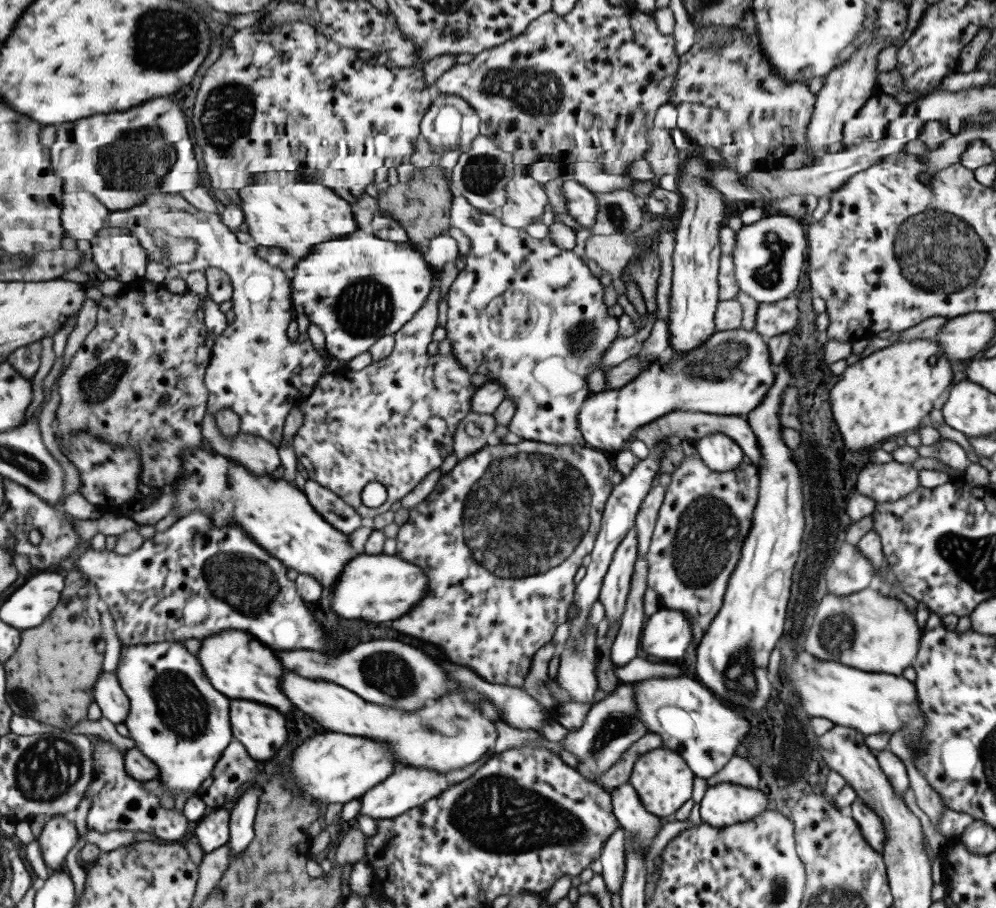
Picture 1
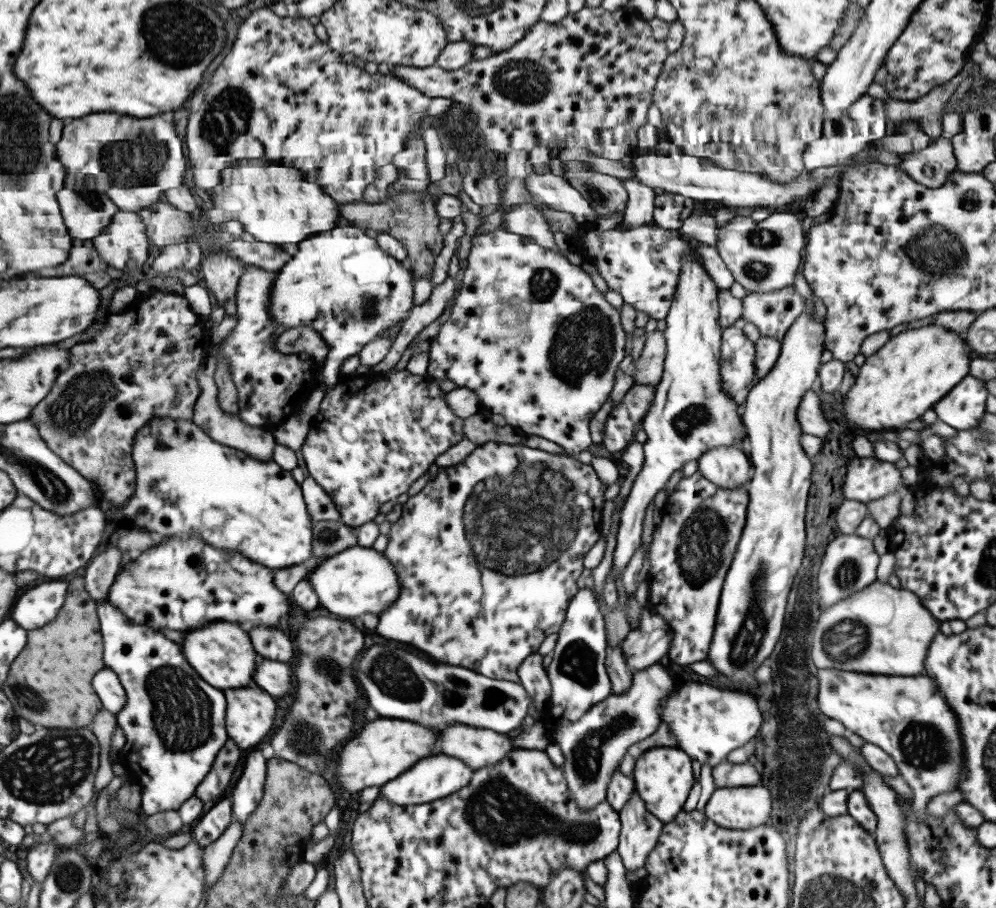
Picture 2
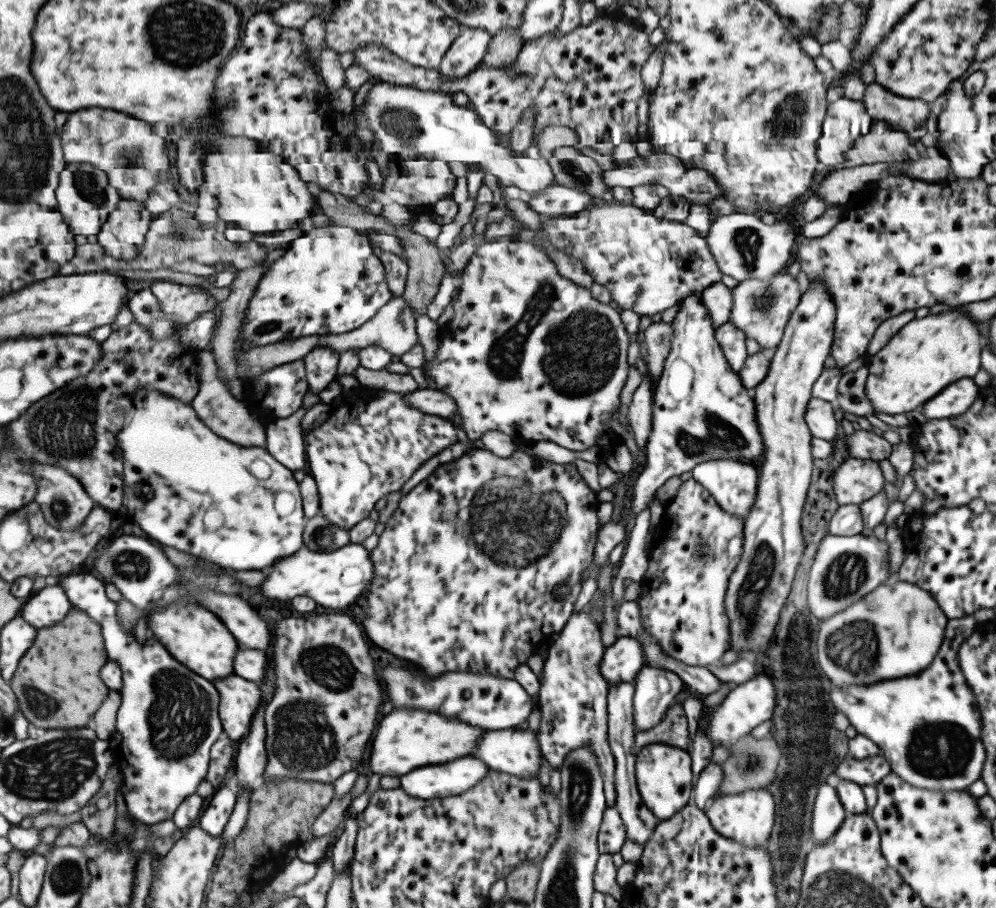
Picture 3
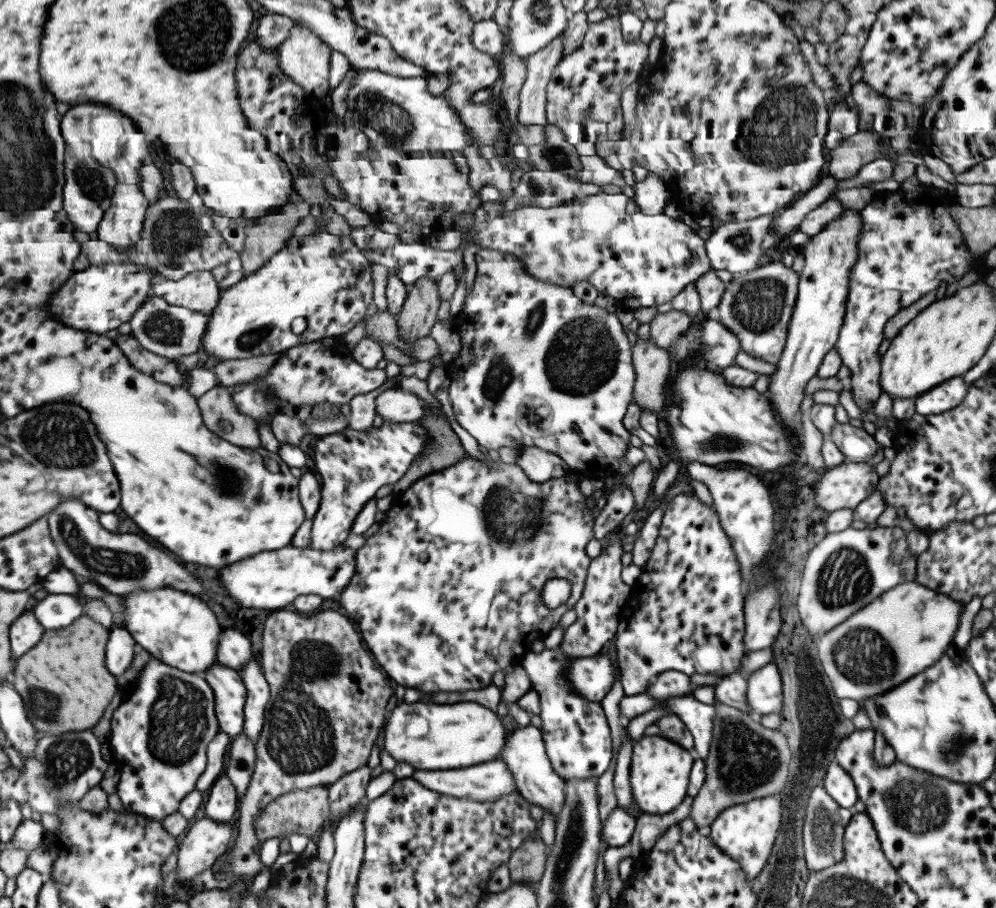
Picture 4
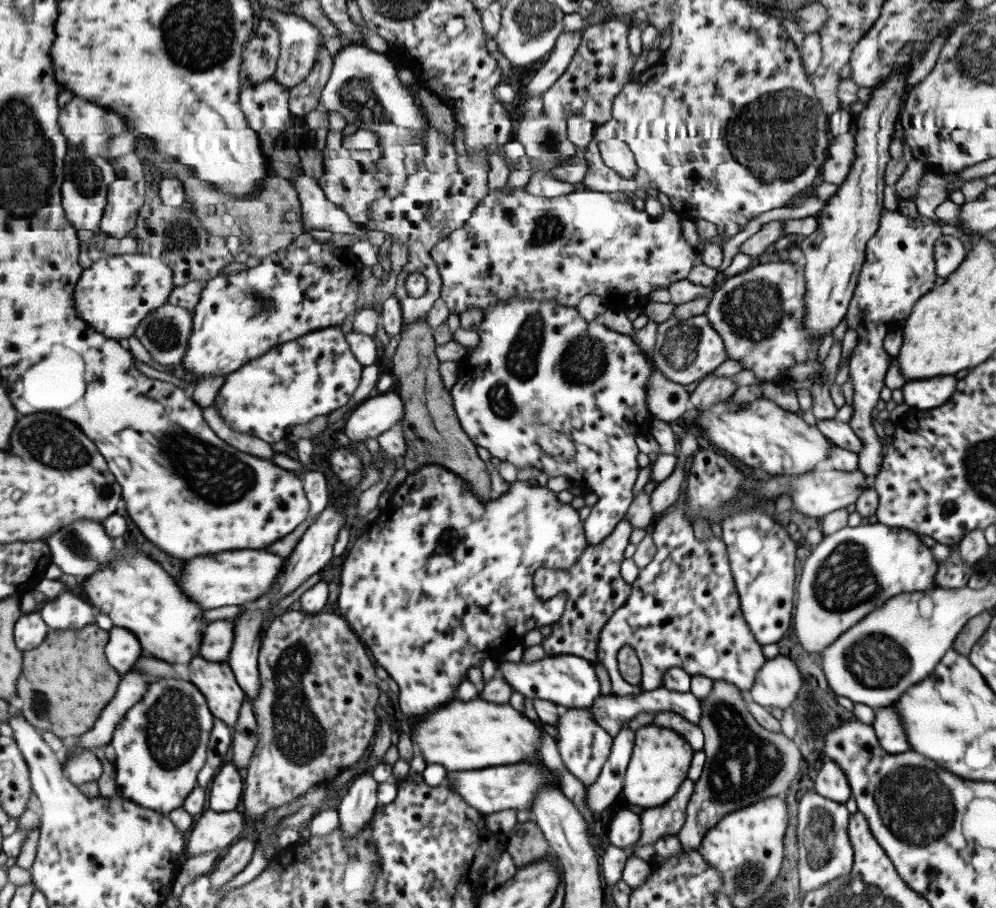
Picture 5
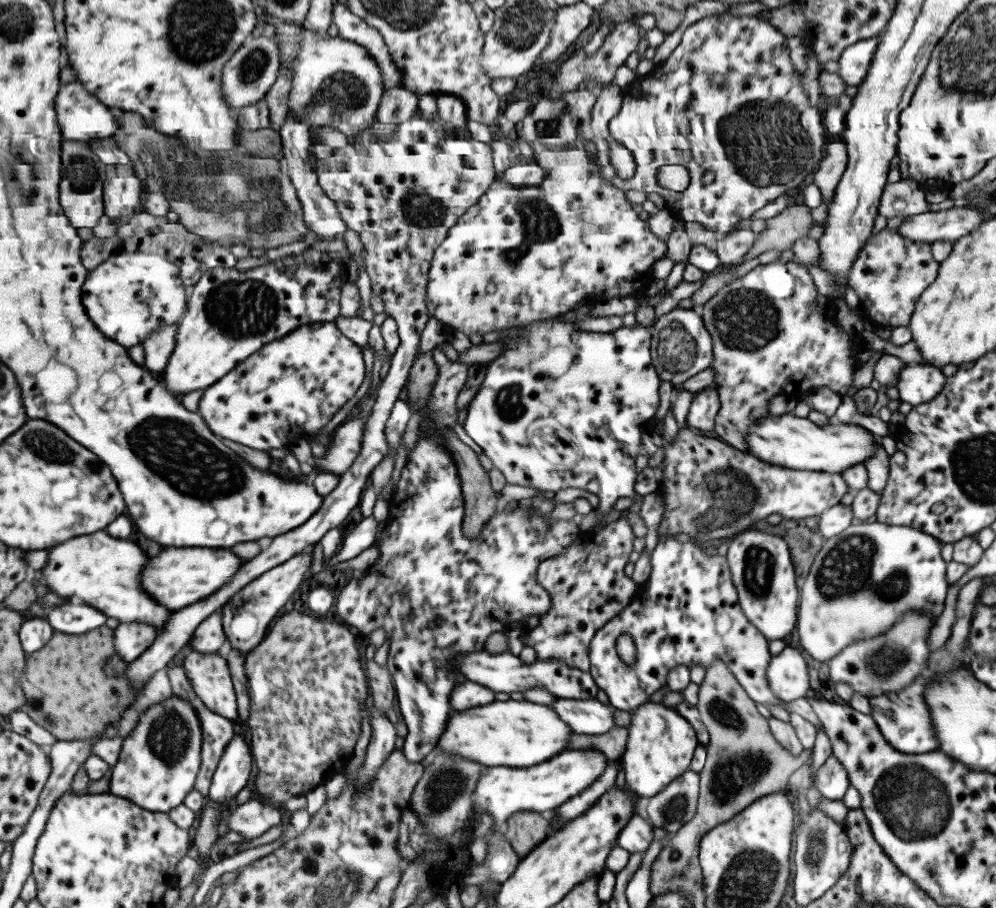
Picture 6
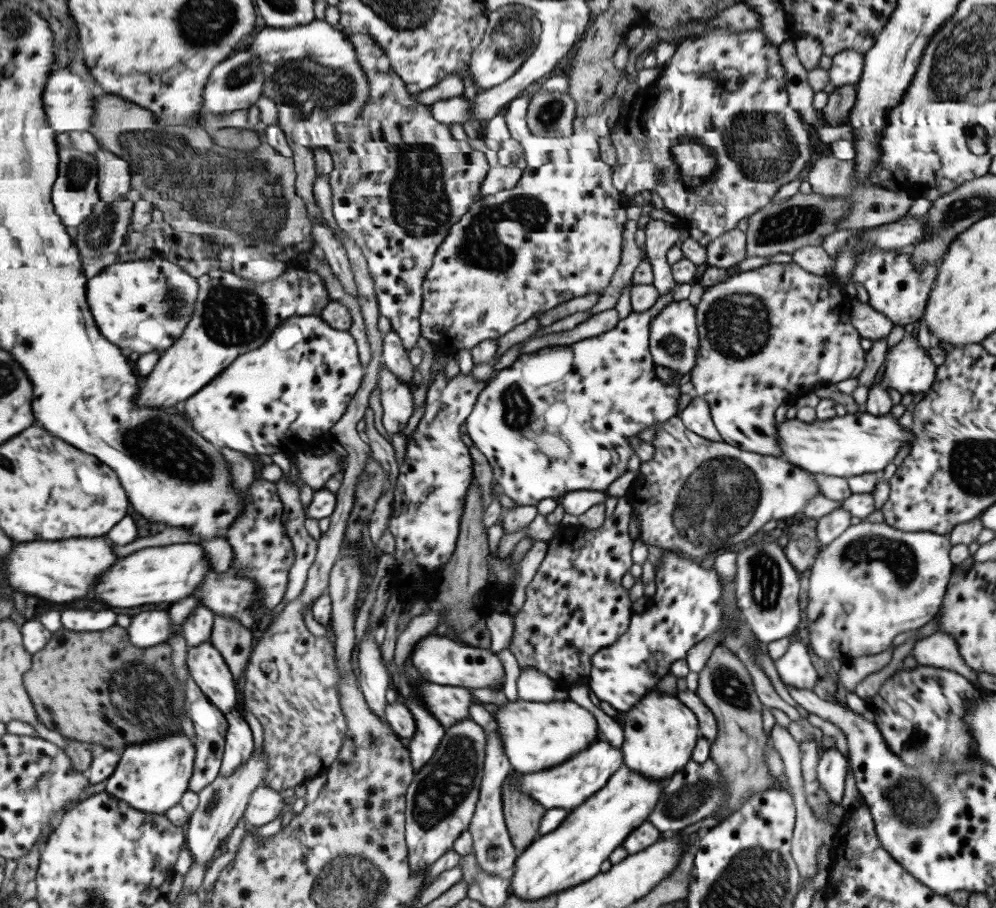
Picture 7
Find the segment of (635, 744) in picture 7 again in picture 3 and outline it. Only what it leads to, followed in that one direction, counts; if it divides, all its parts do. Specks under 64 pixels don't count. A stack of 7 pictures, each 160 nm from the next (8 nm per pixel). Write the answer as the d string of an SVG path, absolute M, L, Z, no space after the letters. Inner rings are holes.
M651 743L642 746L635 751L634 777L644 805L653 813L655 818L660 821L667 820L683 808L688 802L692 802L692 776L690 769L690 754L688 751L661 743Z

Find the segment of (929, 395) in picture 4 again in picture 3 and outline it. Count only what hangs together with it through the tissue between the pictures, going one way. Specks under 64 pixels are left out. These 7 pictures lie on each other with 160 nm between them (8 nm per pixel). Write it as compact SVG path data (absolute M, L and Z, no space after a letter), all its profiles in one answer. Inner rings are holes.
M969 378L949 383L943 391L923 404L921 413L927 420L961 416L969 406L972 406L979 389Z

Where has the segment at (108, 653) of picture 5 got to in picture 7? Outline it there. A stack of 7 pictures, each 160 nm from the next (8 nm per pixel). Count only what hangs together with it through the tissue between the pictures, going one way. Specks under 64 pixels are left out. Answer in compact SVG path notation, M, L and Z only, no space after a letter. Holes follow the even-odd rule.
M168 608L135 612L131 617L127 634L130 643L145 648L163 643L170 636L171 619Z

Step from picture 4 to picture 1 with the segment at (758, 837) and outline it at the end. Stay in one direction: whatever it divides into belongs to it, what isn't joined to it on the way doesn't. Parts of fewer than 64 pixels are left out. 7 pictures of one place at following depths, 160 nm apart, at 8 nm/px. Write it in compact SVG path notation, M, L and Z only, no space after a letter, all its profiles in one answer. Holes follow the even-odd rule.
M717 782L709 786L699 801L701 822L723 827L751 820L766 809L767 797L757 789L733 782Z

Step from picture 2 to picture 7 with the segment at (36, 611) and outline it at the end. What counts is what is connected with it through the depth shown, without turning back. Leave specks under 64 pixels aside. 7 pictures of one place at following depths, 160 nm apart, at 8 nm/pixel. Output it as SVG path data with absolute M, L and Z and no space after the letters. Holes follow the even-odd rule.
M108 608L96 612L91 610L65 610L61 612L61 626L67 630L75 630L75 632L99 632L99 630L107 630L115 625L115 616Z

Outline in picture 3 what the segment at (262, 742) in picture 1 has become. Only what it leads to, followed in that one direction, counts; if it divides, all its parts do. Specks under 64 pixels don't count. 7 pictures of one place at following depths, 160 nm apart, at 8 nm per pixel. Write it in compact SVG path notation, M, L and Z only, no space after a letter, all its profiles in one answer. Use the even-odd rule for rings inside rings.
M235 673L211 683L218 692L217 714L223 733L238 742L247 734L251 717L263 700L261 691L257 684Z

